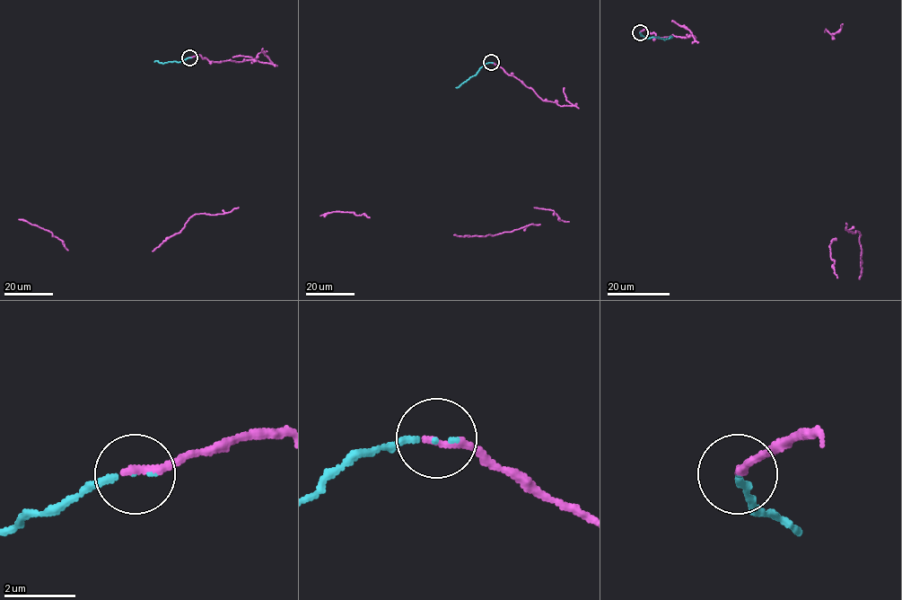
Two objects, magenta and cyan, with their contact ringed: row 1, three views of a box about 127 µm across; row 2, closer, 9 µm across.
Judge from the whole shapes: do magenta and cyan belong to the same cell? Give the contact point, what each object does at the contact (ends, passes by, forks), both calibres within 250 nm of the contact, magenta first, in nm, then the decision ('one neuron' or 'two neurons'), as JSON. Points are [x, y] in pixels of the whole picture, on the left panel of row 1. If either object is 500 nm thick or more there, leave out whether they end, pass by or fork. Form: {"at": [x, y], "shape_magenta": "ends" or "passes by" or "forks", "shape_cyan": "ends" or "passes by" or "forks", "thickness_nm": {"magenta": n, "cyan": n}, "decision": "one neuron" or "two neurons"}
{"at": [189, 57], "shape_magenta": "ends", "shape_cyan": "ends", "thickness_nm": {"magenta": 240, "cyan": 140}, "decision": "one neuron"}

